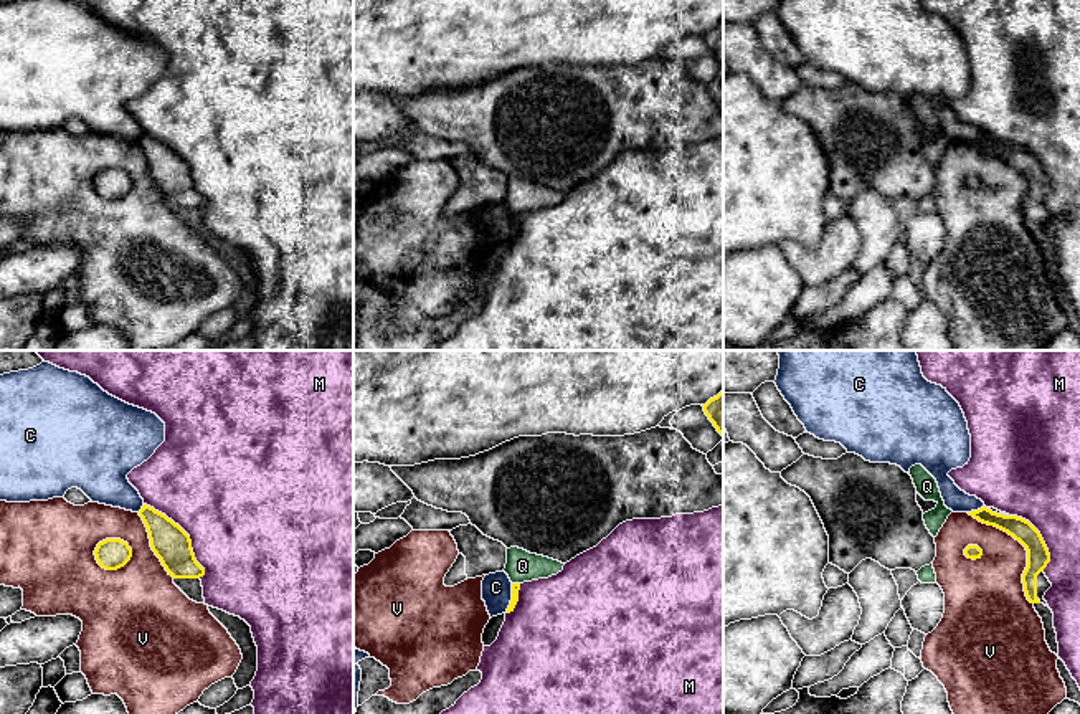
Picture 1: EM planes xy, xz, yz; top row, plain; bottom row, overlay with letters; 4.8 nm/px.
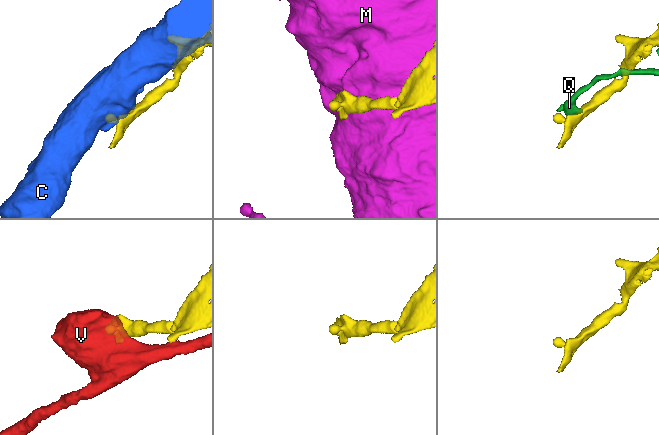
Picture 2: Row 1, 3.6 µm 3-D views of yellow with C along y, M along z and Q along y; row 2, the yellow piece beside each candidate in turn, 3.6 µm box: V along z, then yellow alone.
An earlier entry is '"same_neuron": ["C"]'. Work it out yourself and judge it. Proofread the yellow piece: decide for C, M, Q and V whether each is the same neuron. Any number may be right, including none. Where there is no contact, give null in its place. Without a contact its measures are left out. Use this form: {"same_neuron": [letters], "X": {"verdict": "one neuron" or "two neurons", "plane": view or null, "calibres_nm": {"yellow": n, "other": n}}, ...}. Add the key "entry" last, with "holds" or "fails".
{"same_neuron": [], "C": {"verdict": "two neurons", "plane": "xz", "calibres_nm": {"yellow": 50, "other": 140}}, "M": {"verdict": "two neurons", "plane": "xy", "calibres_nm": {"yellow": 180, "other": 500}}, "Q": {"verdict": "two neurons", "plane": "xz", "calibres_nm": {"yellow": 50, "other": 150}}, "V": {"verdict": "two neurons", "plane": "yz", "calibres_nm": {"yellow": 110, "other": 300}}, "entry": "fails"}

